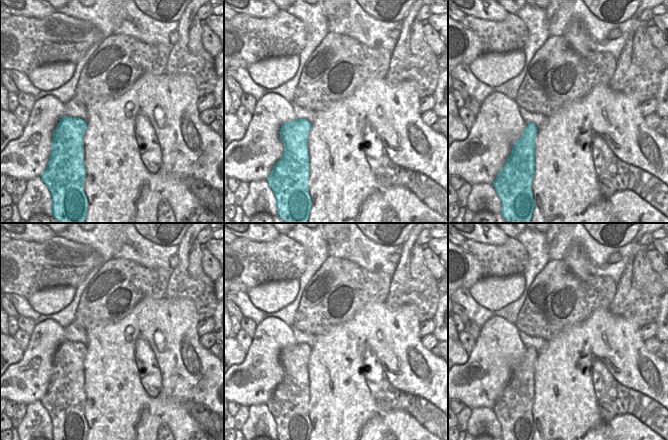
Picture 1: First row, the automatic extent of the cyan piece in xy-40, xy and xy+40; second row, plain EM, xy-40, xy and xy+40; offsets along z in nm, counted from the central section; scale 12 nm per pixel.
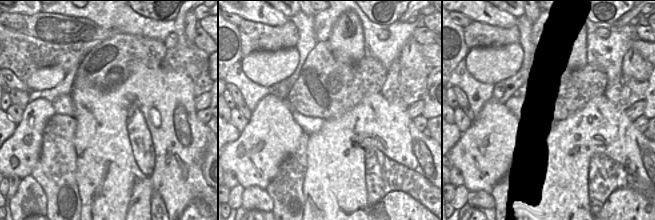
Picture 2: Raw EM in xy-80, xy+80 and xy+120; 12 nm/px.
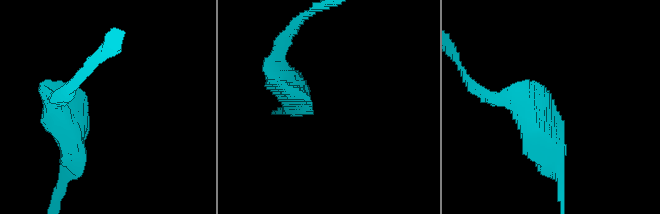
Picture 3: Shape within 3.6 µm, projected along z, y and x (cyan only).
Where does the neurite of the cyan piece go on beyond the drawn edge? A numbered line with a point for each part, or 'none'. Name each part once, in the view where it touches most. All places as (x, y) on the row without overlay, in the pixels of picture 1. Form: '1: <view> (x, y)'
none

